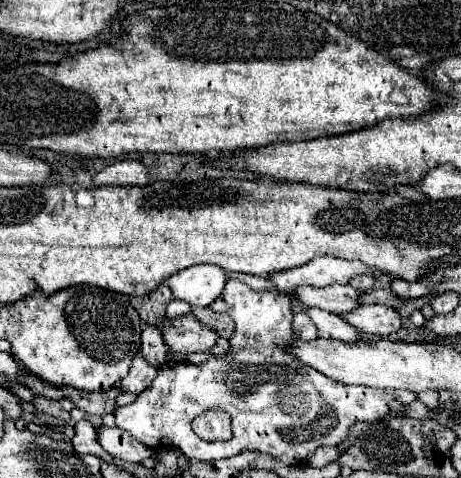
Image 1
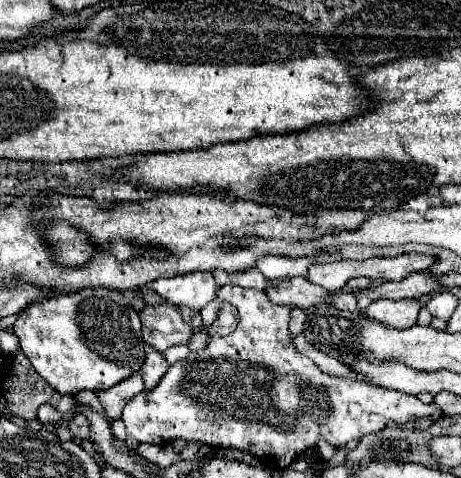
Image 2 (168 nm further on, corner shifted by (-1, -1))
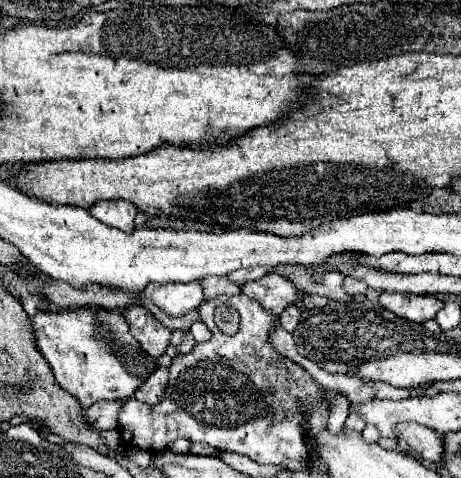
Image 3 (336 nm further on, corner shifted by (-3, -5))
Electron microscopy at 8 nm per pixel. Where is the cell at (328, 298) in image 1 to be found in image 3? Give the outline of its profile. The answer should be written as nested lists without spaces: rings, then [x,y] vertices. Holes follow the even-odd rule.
[[[266,274],[260,280],[246,282],[240,290],[272,316],[280,316],[286,306],[298,302],[300,298],[298,290],[278,274]]]

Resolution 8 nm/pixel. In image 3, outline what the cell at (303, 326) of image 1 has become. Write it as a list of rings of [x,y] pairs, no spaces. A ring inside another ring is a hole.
[[[288,306],[282,314],[280,314],[280,318],[278,318],[278,322],[280,322],[280,326],[282,328],[286,328],[288,332],[292,332],[292,328],[296,328],[296,324],[298,324],[298,320],[300,320],[300,308],[298,306]]]

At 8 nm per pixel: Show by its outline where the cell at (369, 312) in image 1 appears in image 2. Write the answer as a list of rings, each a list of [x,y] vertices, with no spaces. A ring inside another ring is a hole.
[[[380,298],[372,302],[362,314],[368,320],[386,324],[388,328],[410,328],[416,324],[420,302],[416,300],[386,300]]]

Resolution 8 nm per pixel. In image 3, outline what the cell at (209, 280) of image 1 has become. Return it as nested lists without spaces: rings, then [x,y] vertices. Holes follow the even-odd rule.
[[[198,282],[148,284],[148,288],[144,288],[144,296],[168,316],[184,316],[204,302],[204,294]]]

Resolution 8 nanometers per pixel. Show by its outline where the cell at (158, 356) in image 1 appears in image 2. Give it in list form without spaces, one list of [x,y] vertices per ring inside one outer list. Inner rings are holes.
[[[150,350],[146,354],[146,360],[144,360],[142,370],[140,370],[146,390],[152,390],[160,382],[160,378],[166,374],[166,370],[168,370],[168,362],[166,362],[164,354],[160,354],[156,350]]]

